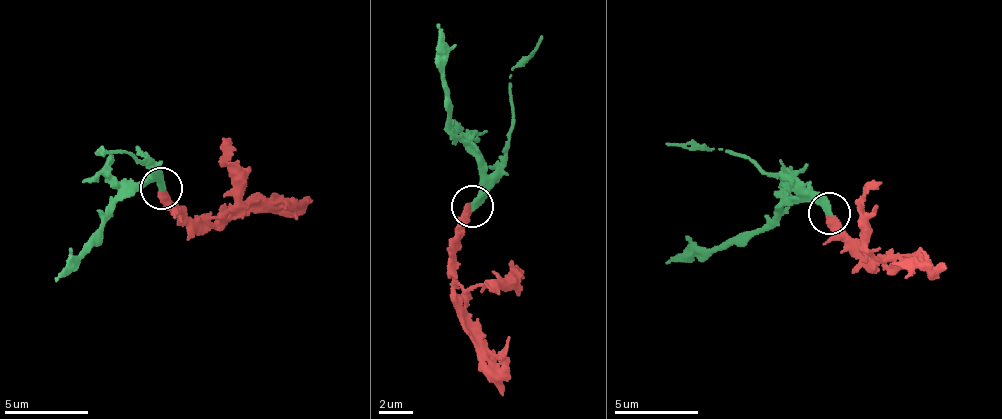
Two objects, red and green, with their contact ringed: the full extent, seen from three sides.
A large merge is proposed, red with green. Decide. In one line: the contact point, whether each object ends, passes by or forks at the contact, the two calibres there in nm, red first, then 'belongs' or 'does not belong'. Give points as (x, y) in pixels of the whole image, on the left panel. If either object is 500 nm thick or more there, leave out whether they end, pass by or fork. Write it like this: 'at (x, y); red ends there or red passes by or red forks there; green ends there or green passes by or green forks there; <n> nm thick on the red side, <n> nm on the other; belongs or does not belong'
at (161, 188); red ends there; green ends there; 400 nm thick on the red side, 380 nm on the other; belongs

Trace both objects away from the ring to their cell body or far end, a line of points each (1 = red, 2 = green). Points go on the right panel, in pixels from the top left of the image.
1: (828, 216), (863, 254), (936, 271), (946, 269)
2: (828, 212), (817, 202), (783, 199), (759, 227), (710, 249), (689, 246), (666, 265)

